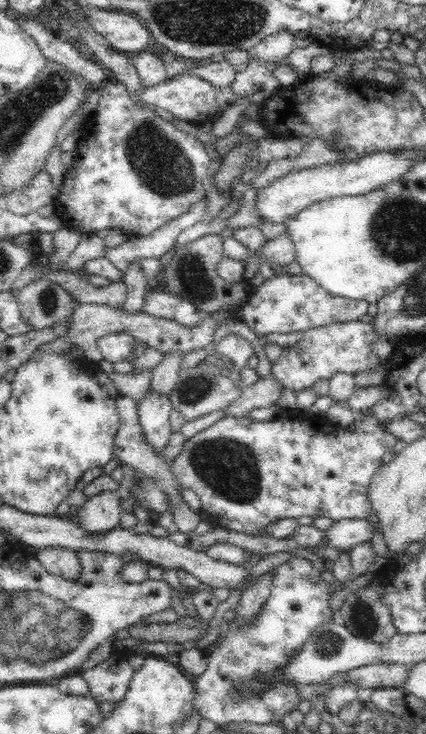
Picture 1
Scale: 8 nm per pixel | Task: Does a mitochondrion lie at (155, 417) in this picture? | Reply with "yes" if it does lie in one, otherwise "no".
no

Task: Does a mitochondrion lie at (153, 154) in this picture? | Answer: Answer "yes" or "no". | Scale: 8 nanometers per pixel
yes

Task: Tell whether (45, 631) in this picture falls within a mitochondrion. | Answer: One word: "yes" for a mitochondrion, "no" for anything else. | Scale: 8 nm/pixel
yes

